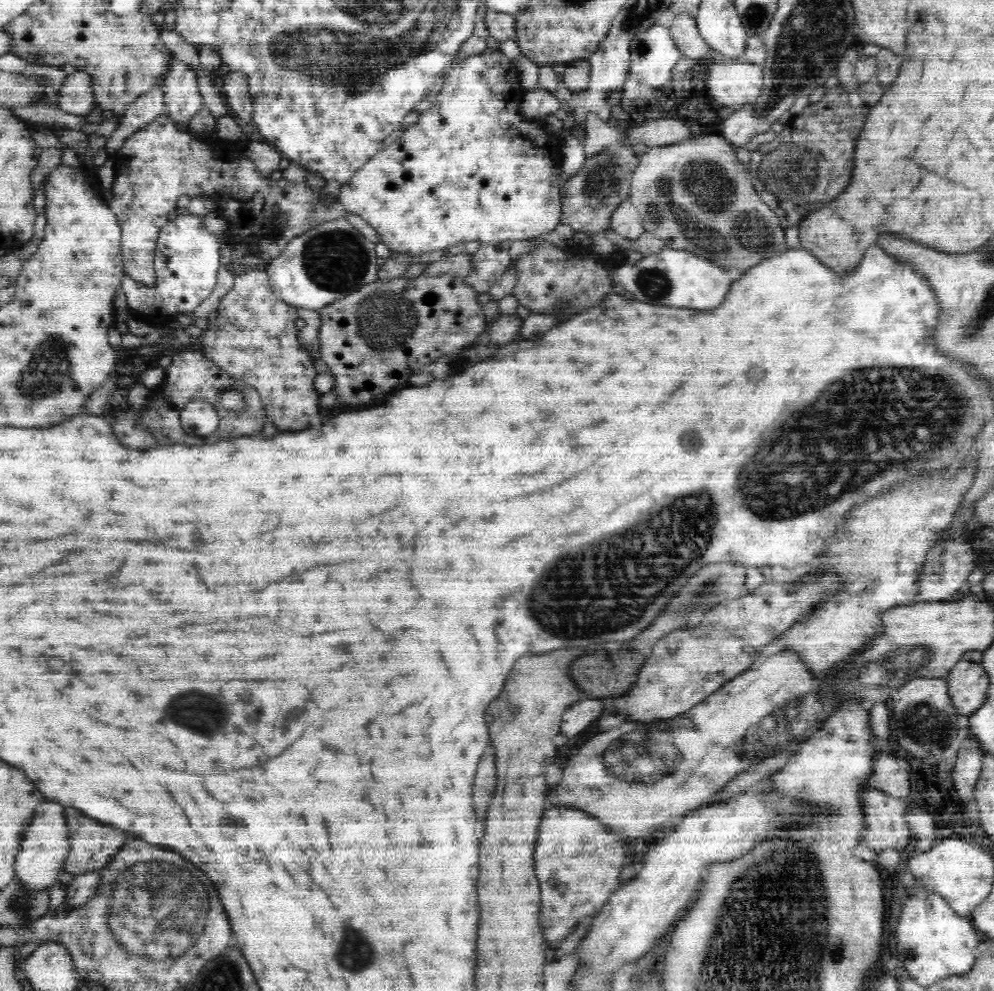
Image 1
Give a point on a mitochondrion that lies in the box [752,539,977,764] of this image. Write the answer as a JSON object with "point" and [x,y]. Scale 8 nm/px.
{"point":[922,723]}

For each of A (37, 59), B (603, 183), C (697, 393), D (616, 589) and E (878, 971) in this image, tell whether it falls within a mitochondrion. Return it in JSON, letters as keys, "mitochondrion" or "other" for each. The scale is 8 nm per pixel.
{"A":"other","B":"mitochondrion","C":"other","D":"mitochondrion","E":"other"}

